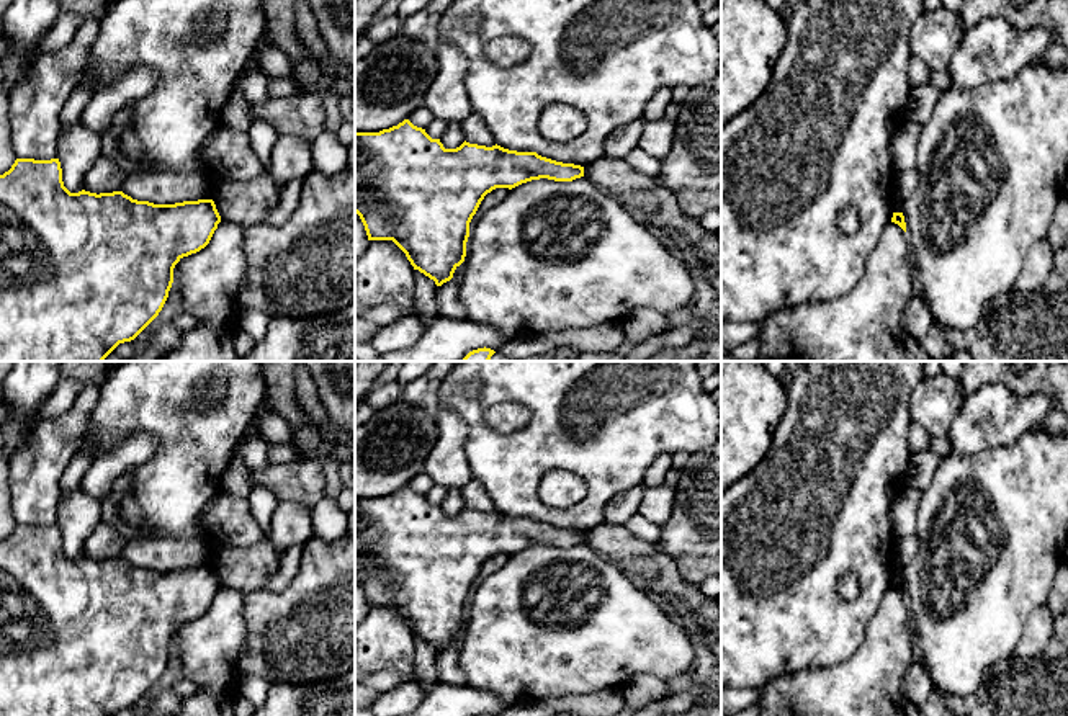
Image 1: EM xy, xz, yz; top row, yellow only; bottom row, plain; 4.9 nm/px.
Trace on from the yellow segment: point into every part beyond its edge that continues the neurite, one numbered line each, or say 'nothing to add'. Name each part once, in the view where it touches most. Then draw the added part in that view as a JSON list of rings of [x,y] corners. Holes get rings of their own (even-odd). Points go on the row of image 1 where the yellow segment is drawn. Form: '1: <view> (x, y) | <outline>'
nothing to add

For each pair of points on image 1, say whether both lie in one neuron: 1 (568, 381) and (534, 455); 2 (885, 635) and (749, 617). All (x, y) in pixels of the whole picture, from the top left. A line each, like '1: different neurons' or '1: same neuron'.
1: same neuron
2: different neurons

